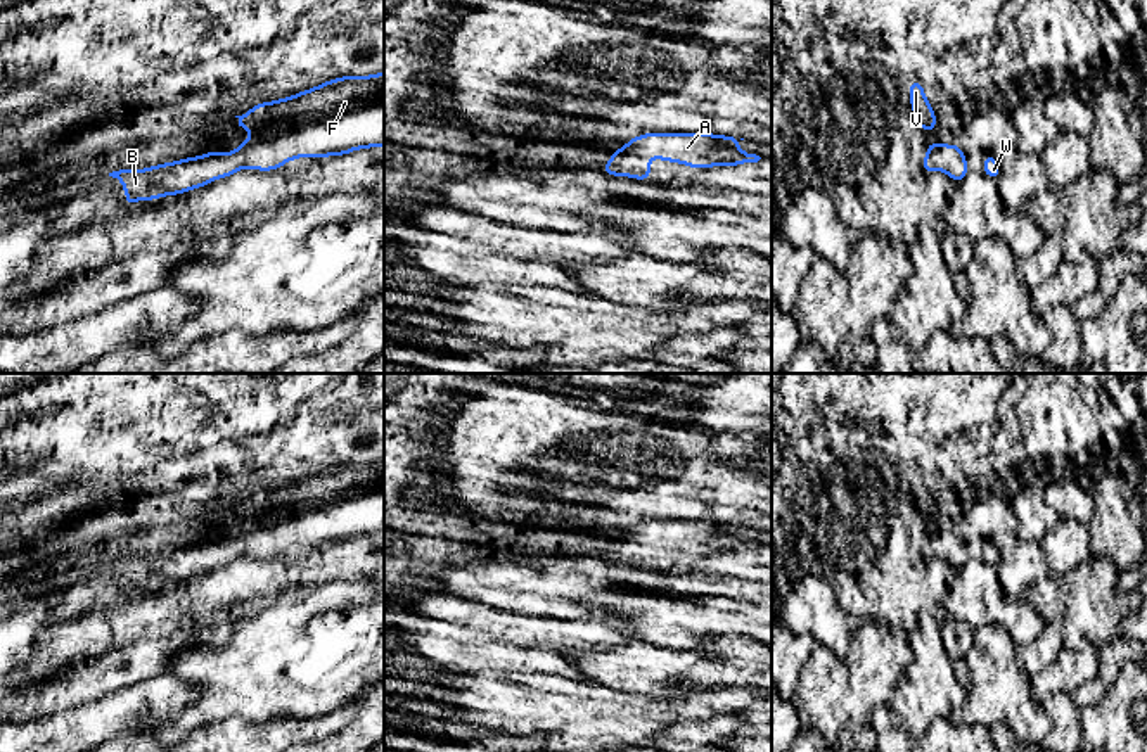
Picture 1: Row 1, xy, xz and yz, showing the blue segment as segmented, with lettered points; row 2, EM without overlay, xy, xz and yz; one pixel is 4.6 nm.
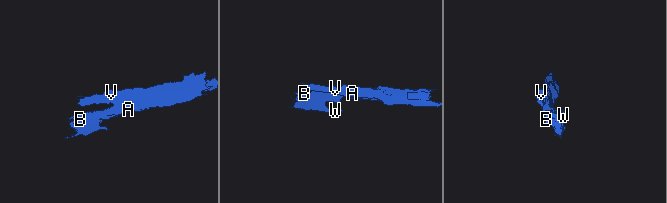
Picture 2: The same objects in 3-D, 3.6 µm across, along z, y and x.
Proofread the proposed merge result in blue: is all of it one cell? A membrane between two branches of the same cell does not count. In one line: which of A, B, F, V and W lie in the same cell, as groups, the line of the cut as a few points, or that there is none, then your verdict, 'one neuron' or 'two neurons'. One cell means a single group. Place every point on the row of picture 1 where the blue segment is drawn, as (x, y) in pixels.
A B F V W | no cut | one neuron

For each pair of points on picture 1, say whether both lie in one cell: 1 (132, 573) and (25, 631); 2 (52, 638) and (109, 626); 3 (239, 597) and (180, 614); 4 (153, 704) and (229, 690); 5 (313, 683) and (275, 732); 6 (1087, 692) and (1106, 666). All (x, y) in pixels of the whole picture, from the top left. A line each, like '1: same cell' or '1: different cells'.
1: same cell
2: same cell
3: same cell
4: different cells
5: different cells
6: same cell

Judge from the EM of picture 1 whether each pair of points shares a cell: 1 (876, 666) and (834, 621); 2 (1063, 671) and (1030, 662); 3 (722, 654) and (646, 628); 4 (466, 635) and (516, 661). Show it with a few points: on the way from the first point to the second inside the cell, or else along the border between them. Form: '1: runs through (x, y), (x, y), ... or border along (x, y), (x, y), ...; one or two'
1: border along (853, 633), (843, 657), (817, 642); two
2: border along (1063, 647), (1030, 678); two
3: border along (732, 637), (706, 638), (699, 645); two
4: runs through (478, 647), (483, 652), (504, 657); one

